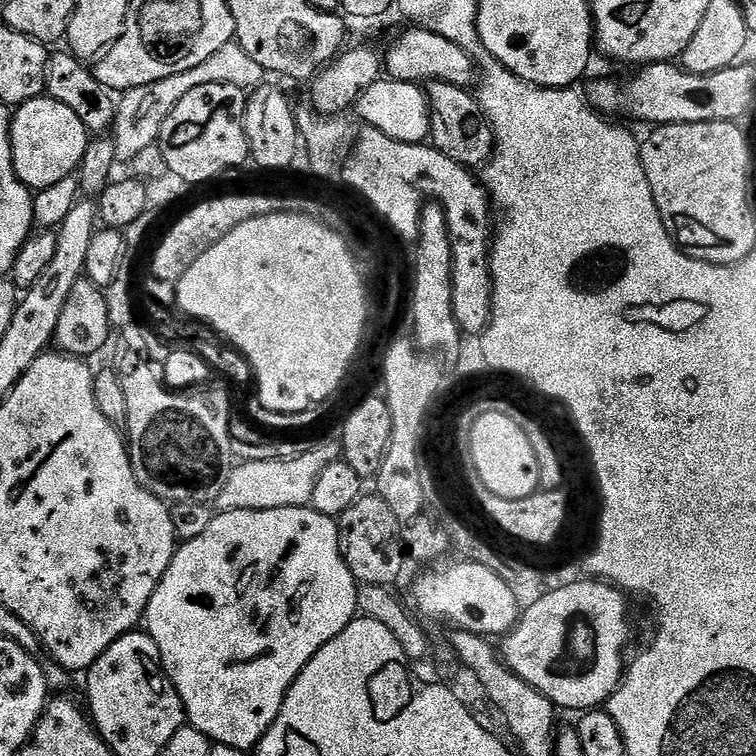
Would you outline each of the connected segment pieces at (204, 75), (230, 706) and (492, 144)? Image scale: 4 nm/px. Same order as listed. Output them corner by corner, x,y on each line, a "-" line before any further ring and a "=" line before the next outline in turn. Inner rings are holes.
235,42
222,46
213,57
206,59
194,68
182,74
172,75
162,82
150,82
150,86
138,86
134,90
123,93
116,106
116,117
110,129
110,139
116,143
116,158
120,162
131,162
134,154
146,150
146,146
157,143
162,130
162,122
166,122
170,111
197,86
234,85
251,90
265,81
264,68
254,62
240,44
=
311,506
278,510
243,508
221,512
213,517
213,520
193,540
188,540
185,544
183,541
177,547
166,574
162,574
162,582
158,582
158,590
154,590
154,598
150,598
150,606
144,613
143,623
154,646
158,646
160,666
164,669
165,676
168,677
178,698
184,704
187,723
193,728
202,730
202,734
206,734
206,738
210,738
213,745
242,750
248,754
259,744
266,730
274,726
274,718
278,718
278,710
282,710
282,702
290,686
298,678
298,674
302,674
306,662
310,662
310,658
314,658
314,654
318,654
318,650
322,650
322,646
326,646
330,638
338,638
338,634
346,630
351,620
357,619
358,581
351,573
343,553
340,552
337,521
=
429,80
426,84
428,108
430,109
430,126
432,134
430,143
446,158
458,162
469,170
483,169
492,158
492,151
496,148
496,139
492,133
490,122
485,118
480,108
479,99
471,96
468,88
459,88
446,82

